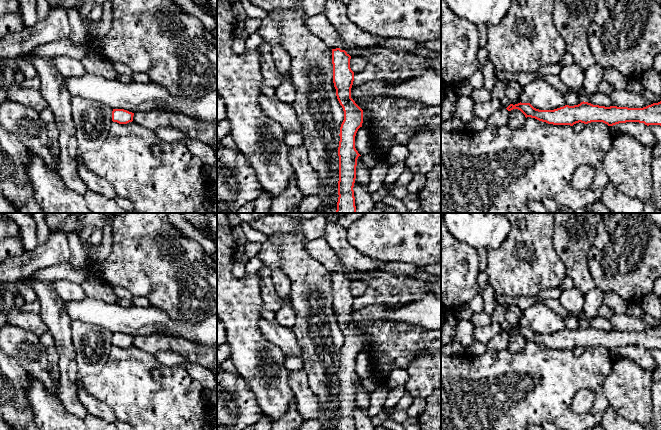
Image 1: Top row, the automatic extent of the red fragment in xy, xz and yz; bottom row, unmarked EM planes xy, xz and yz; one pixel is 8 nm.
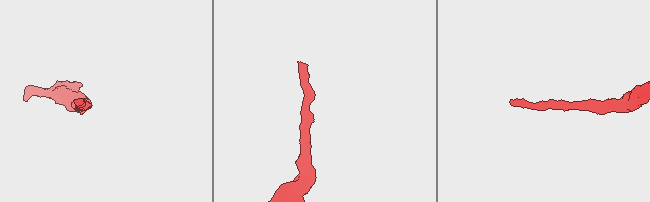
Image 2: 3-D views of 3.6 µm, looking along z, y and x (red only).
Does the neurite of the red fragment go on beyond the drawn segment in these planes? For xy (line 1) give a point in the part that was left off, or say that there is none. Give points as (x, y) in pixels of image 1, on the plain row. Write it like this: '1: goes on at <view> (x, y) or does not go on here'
1: does not go on here

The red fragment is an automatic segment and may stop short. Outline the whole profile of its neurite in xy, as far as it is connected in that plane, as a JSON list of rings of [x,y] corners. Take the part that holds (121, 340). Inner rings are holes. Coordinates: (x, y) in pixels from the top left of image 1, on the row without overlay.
[[[113,333],[112,345],[119,348],[127,348],[133,345],[134,337],[124,333]]]

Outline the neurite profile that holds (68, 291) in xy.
[[[67,279],[53,282],[56,293],[65,302],[81,301],[87,296],[80,284]]]

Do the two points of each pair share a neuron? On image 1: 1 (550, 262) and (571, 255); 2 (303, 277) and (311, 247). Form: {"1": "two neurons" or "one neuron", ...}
{"1": "two neurons", "2": "two neurons"}

